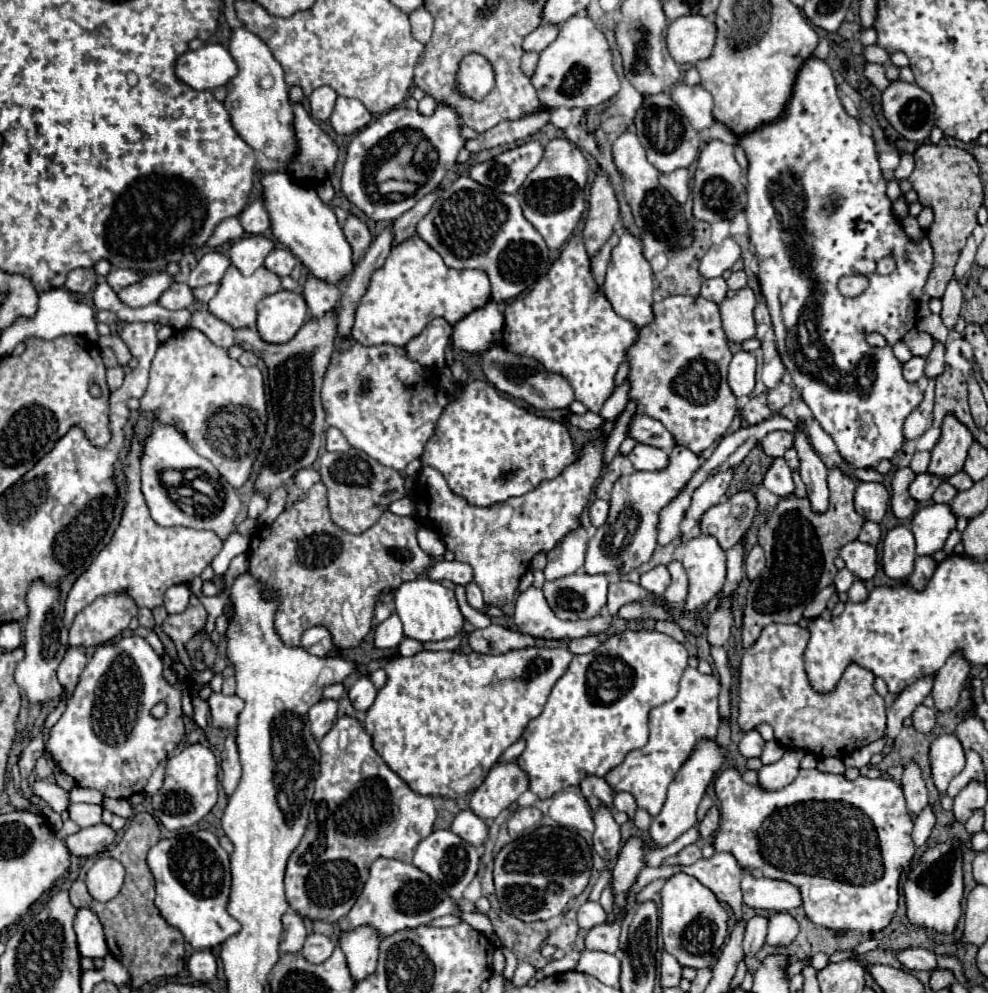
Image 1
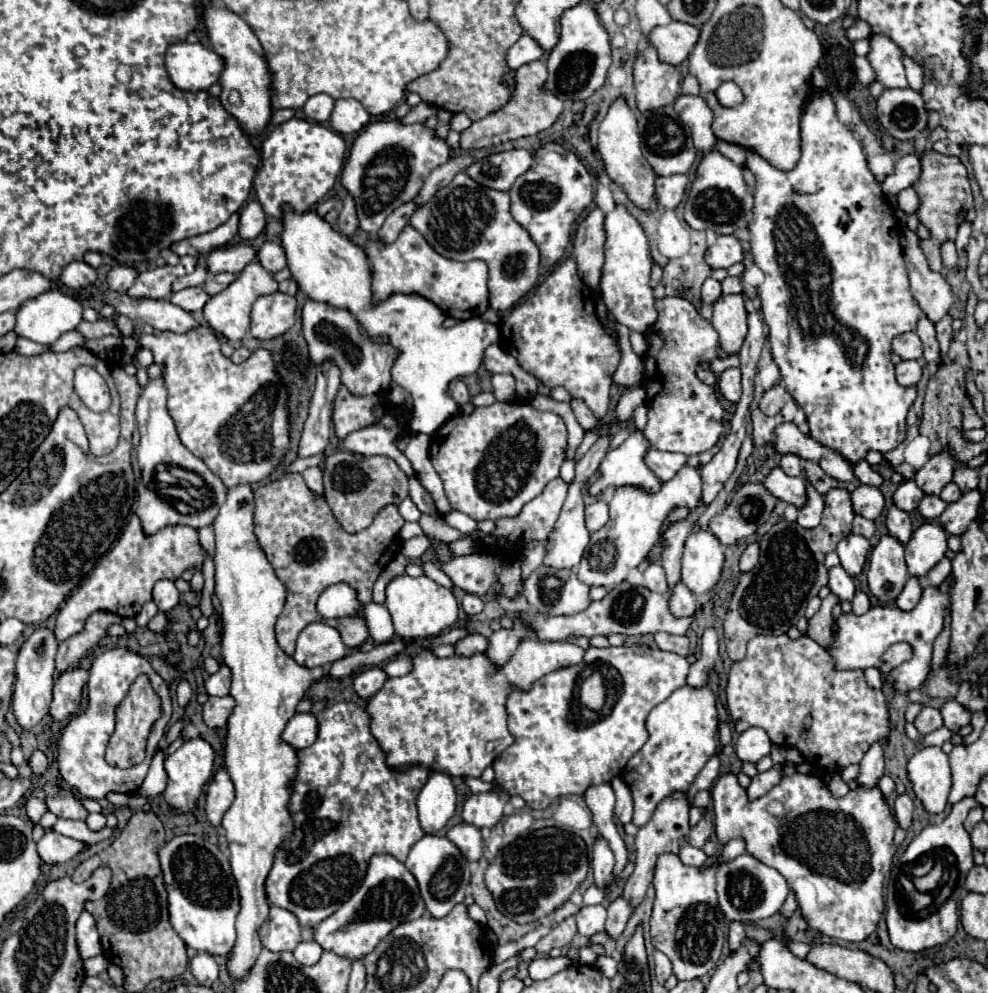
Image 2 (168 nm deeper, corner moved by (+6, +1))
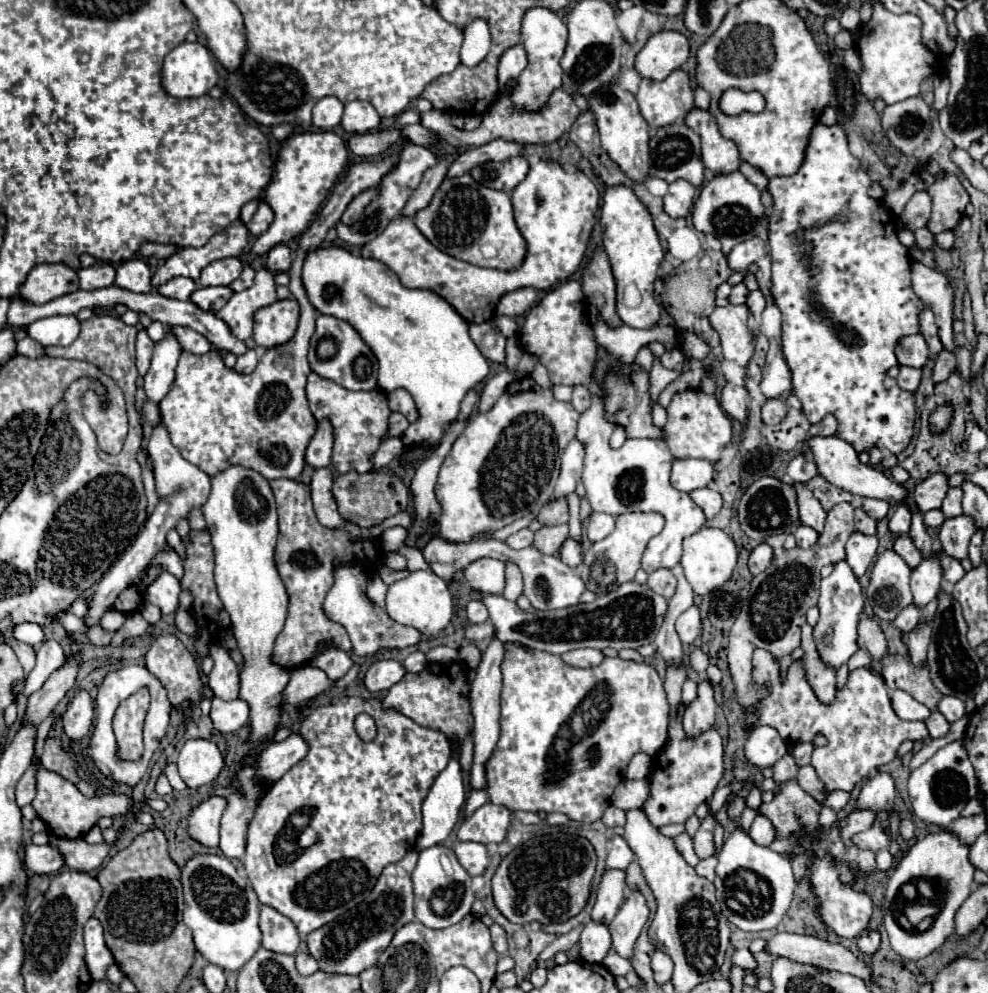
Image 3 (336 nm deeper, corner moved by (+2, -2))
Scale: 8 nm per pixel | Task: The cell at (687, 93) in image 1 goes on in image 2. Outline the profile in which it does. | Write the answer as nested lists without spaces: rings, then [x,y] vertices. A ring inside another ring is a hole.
[[[679,95],[673,107],[675,107],[677,115],[683,119],[683,123],[687,123],[687,127],[691,127],[691,137],[693,137],[695,147],[703,153],[713,151],[713,147],[717,145],[717,137],[711,131],[713,113],[707,107],[707,103],[701,97]]]

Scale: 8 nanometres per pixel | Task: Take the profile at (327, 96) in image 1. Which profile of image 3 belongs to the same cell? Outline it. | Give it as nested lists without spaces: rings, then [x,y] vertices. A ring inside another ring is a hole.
[[[335,96],[321,98],[313,108],[313,124],[321,130],[331,130],[341,122],[343,104]]]

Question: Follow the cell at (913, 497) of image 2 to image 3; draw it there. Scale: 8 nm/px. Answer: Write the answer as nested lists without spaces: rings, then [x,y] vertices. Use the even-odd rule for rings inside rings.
[[[901,504],[897,506],[897,510],[889,520],[889,530],[899,536],[899,534],[907,534],[909,526],[911,526],[911,508],[907,504]]]

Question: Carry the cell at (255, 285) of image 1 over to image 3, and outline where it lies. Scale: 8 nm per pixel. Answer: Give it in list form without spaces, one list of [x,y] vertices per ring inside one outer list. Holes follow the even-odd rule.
[[[261,268],[255,274],[253,286],[243,292],[235,292],[215,316],[229,326],[235,338],[247,342],[253,334],[253,314],[273,302],[277,302],[273,274],[267,268]]]

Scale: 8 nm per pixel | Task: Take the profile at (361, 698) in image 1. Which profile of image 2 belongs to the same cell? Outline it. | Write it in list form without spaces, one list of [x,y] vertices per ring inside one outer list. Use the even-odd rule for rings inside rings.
[[[371,667],[371,669],[359,673],[353,679],[353,687],[355,687],[359,697],[369,699],[369,697],[373,697],[383,687],[385,681],[387,681],[387,673],[381,667]]]

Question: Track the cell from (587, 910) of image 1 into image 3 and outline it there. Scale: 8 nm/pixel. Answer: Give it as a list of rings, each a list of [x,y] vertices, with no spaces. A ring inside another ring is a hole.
[[[589,920],[583,926],[579,944],[581,944],[581,956],[585,962],[601,964],[611,948],[611,932],[605,924]]]

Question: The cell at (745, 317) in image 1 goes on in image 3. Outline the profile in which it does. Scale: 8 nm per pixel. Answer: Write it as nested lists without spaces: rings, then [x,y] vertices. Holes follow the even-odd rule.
[[[727,304],[723,308],[715,308],[709,318],[711,326],[721,336],[723,358],[733,360],[741,366],[747,366],[753,356],[753,338],[747,330],[747,318],[749,310],[745,304]]]

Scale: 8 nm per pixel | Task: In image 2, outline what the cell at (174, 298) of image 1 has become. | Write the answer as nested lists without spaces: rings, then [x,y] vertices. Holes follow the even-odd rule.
[[[187,287],[187,289],[181,289],[181,291],[171,295],[171,303],[179,305],[181,309],[185,309],[189,313],[203,309],[203,305],[209,299],[211,299],[211,295],[207,295],[203,287]]]

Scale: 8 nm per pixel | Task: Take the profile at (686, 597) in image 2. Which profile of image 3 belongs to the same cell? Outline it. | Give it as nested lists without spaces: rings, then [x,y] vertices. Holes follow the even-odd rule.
[[[691,606],[689,610],[685,610],[679,618],[677,618],[677,634],[681,638],[681,642],[691,644],[697,640],[697,636],[701,634],[701,618],[699,618],[699,608]]]

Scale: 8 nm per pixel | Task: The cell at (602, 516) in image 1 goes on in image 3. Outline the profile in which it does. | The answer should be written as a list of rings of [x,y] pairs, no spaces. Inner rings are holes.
[[[593,512],[587,522],[587,536],[591,542],[603,540],[615,528],[615,516],[605,512]]]

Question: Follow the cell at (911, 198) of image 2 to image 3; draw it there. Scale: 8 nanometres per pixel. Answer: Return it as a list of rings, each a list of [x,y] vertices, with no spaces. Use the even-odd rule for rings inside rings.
[[[915,192],[913,198],[907,202],[905,210],[901,212],[901,222],[909,230],[917,230],[927,224],[927,218],[931,216],[931,200],[927,192]]]

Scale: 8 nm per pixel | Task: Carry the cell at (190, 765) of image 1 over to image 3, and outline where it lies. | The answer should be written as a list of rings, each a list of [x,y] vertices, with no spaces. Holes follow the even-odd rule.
[[[187,740],[179,752],[179,776],[191,790],[211,784],[221,768],[221,752],[209,740]]]

